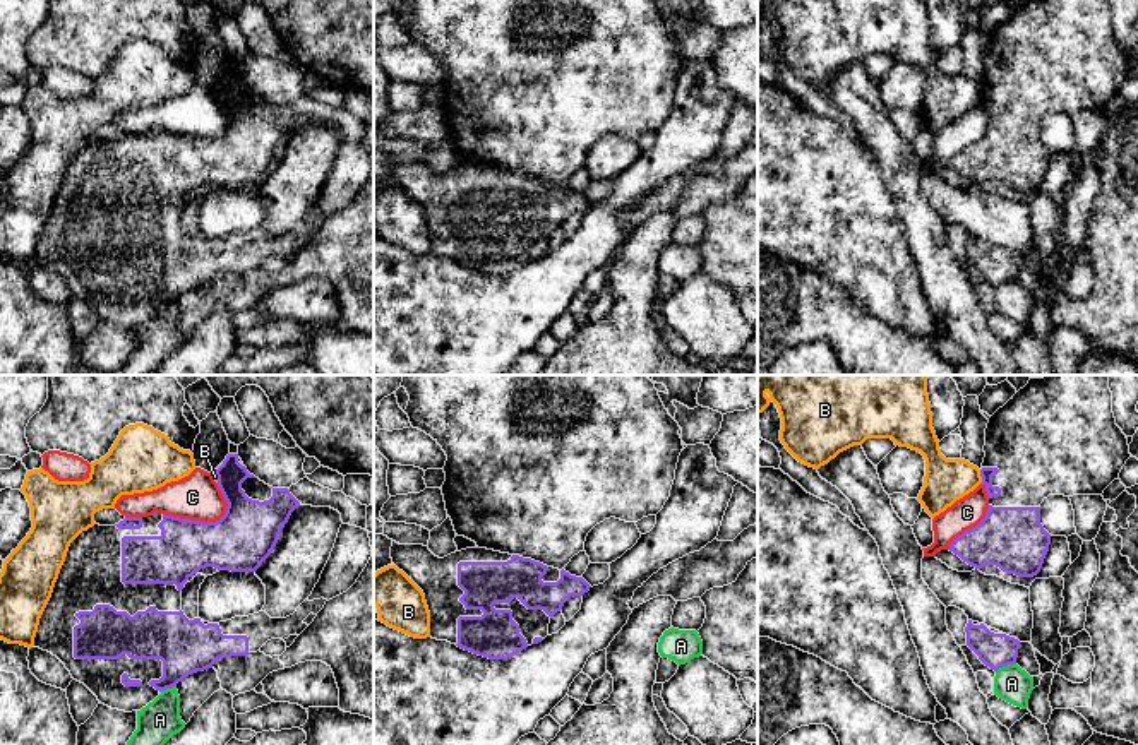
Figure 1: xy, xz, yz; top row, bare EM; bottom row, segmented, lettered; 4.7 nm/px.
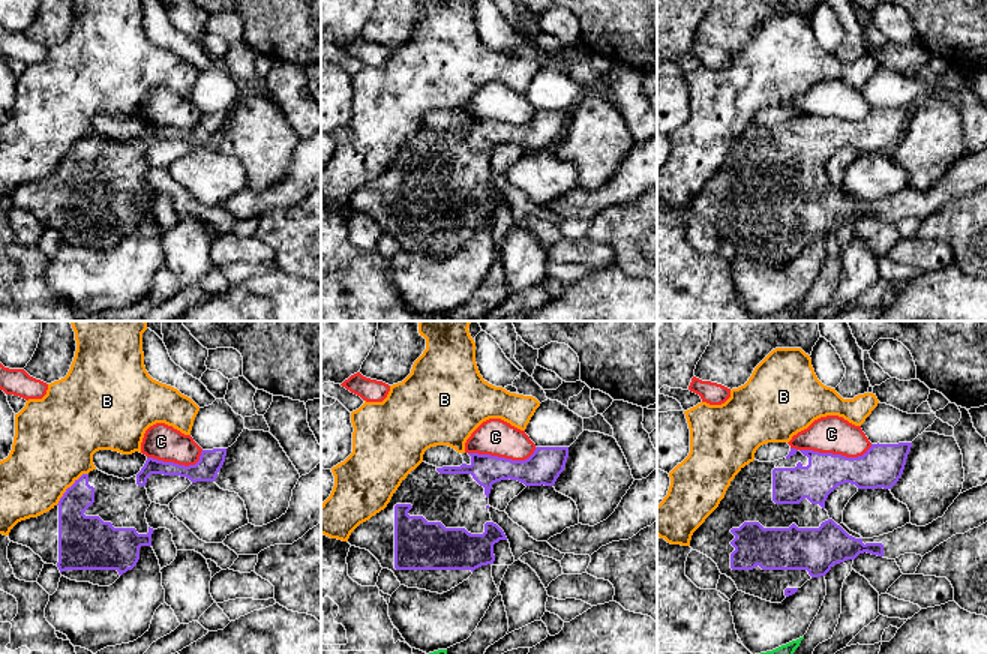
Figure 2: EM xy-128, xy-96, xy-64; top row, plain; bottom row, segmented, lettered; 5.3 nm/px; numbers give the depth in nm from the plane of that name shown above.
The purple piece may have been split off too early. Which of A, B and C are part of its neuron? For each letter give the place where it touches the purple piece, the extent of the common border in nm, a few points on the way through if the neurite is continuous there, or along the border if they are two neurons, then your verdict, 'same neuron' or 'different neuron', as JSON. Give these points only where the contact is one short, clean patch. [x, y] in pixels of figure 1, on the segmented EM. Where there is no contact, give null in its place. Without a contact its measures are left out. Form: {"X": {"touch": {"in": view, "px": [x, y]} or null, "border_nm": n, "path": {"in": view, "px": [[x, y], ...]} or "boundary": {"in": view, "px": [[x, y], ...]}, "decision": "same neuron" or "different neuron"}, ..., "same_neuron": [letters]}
{"A": {"touch": {"in": "yz", "px": [1005, 665]}, "border_nm": 110, "boundary": {"in": "yz", "px": [[1015, 661], [996, 672]]}, "decision": "different neuron"}, "B": {"touch": {"in": "yz", "px": [981, 475]}, "border_nm": 70, "decision": "different neuron"}, "C": {"touch": {"in": "xy", "px": [197, 521]}, "border_nm": 320, "decision": "different neuron"}, "same_neuron": []}

